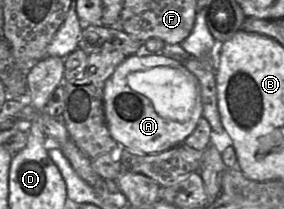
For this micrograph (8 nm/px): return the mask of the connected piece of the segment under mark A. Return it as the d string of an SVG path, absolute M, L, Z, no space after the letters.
M162 53L131 55L104 86L107 127L117 144L138 154L154 154L184 144L203 116L201 86L186 66Z

